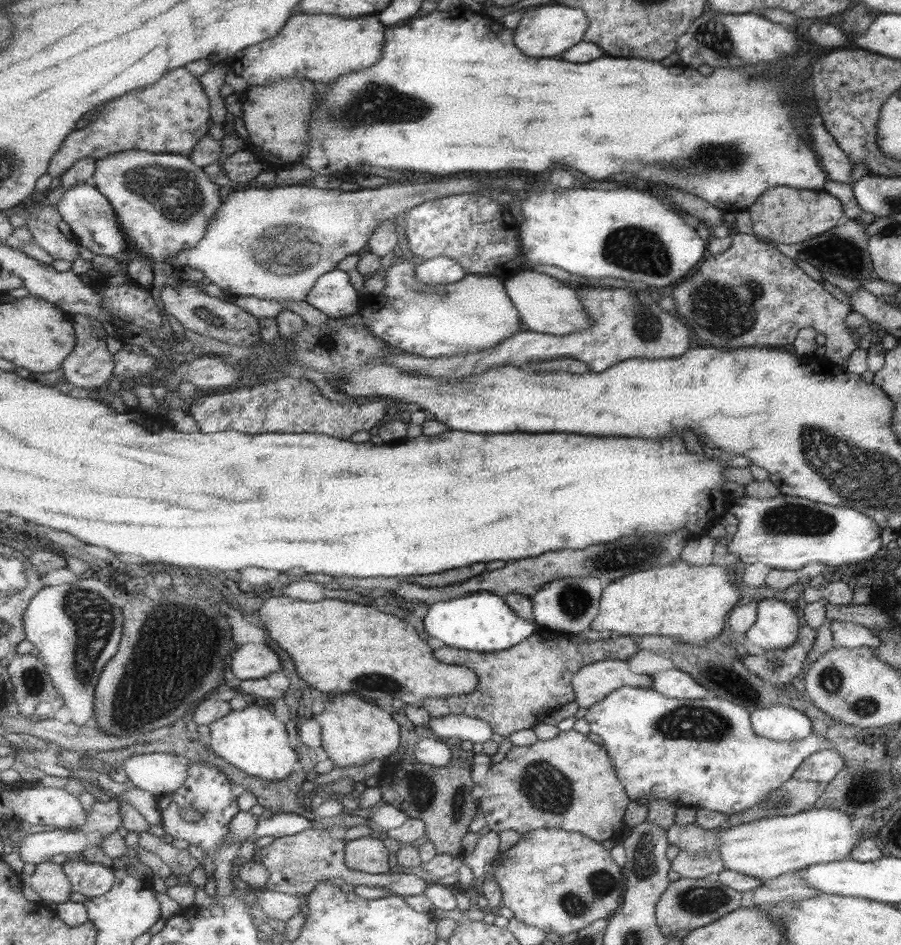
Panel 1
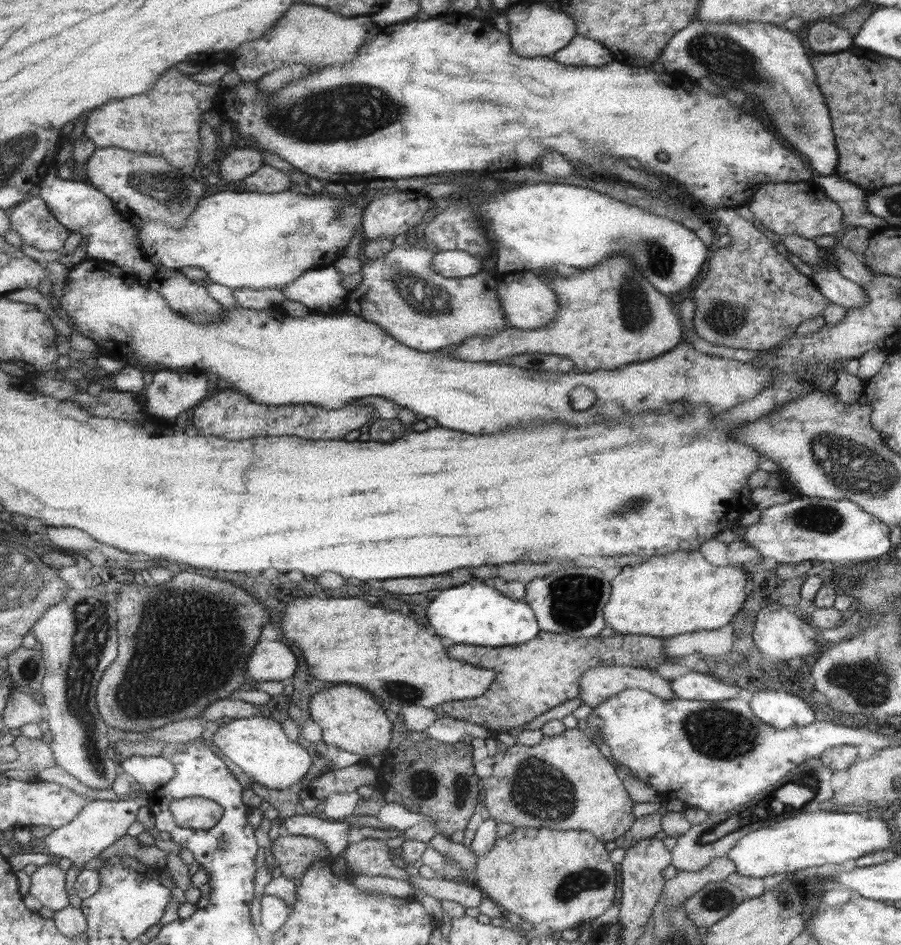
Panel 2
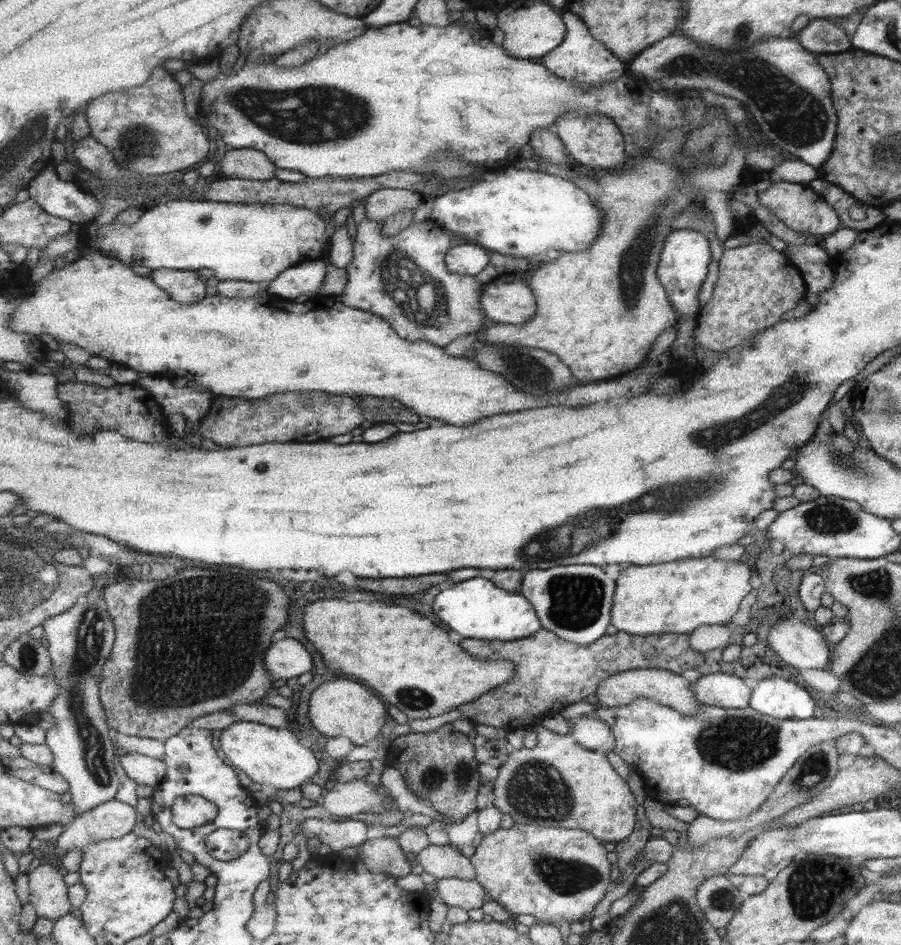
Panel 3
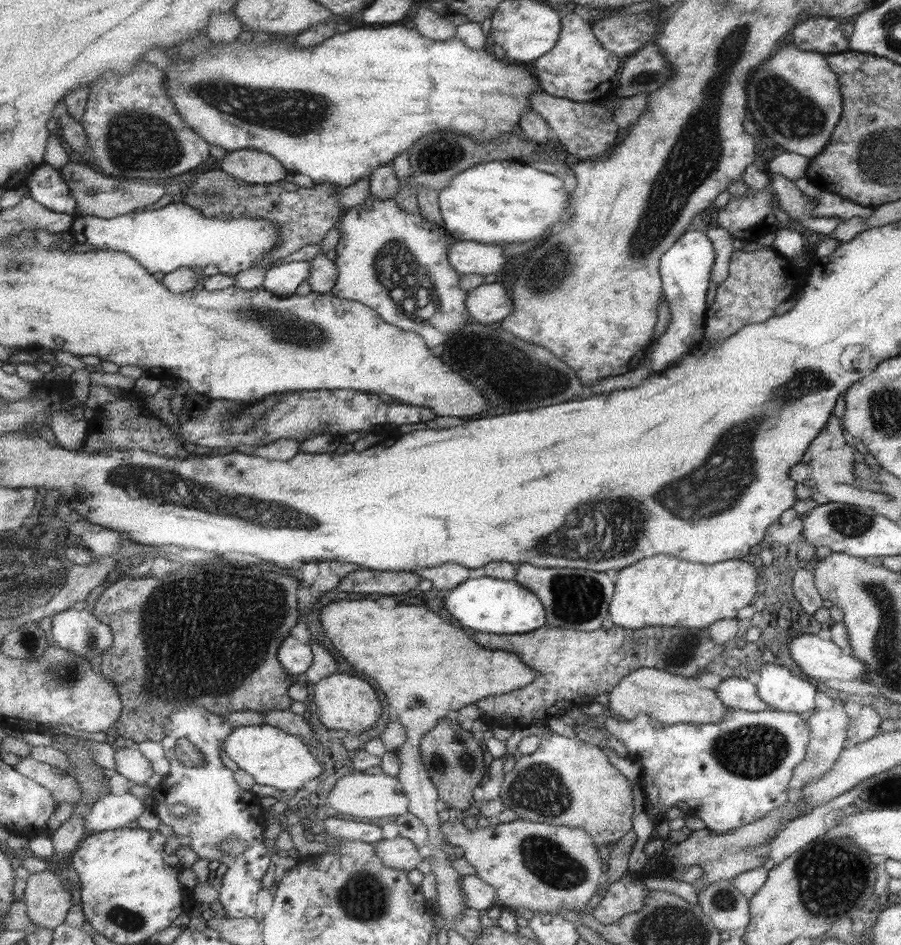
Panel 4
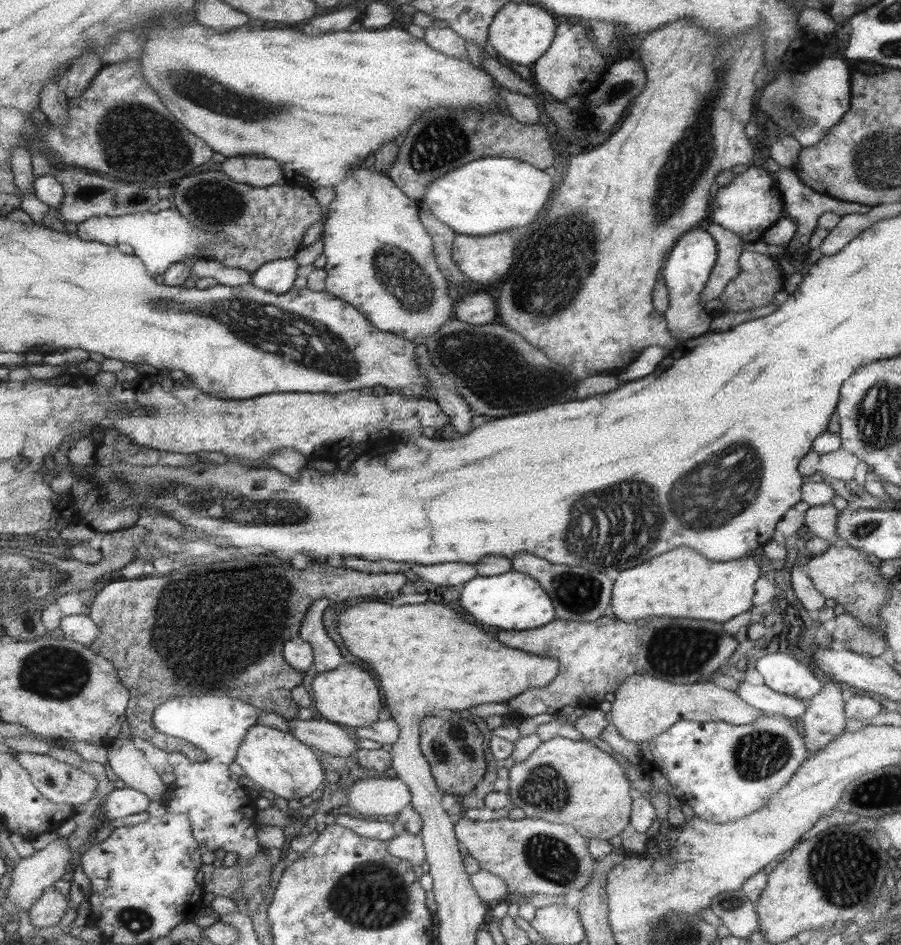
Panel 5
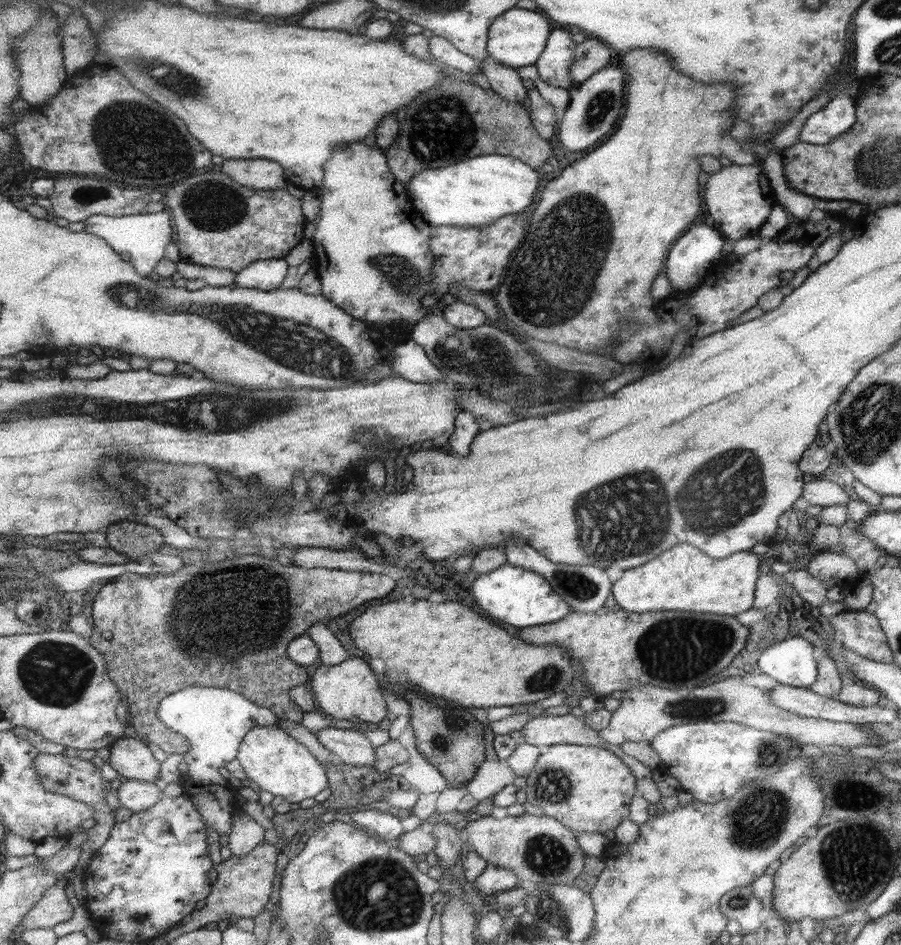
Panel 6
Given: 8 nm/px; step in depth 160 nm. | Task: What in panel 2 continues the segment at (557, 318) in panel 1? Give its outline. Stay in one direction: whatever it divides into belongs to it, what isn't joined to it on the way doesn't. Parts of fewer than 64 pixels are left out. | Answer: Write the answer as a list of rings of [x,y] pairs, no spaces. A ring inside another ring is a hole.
[[[531,272],[505,274],[497,283],[498,301],[506,314],[508,326],[521,330],[537,330],[554,321],[558,300],[548,282],[539,280]]]

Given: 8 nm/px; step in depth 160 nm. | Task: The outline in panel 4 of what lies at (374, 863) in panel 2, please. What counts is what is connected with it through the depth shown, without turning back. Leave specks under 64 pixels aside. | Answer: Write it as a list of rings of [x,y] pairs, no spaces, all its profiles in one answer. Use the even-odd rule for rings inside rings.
[[[400,834],[394,839],[383,839],[376,844],[376,853],[387,868],[397,870],[415,870],[423,860],[416,844]]]

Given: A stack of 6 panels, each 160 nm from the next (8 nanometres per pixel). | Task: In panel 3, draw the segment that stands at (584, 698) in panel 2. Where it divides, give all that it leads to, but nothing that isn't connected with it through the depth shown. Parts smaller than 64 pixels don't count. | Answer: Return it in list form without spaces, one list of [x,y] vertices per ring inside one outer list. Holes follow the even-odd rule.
[[[655,668],[633,669],[632,671],[612,674],[597,683],[594,694],[597,697],[596,708],[624,705],[642,696],[652,698],[659,704],[667,705],[682,715],[693,714],[700,705],[700,702],[694,699],[694,694],[690,691],[690,682],[688,680],[685,680],[677,673]]]

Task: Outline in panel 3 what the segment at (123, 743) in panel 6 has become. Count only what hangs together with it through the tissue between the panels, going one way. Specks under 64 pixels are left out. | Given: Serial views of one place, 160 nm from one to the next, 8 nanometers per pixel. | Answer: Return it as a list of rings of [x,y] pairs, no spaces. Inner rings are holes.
[[[121,752],[118,761],[129,777],[153,788],[160,785],[168,775],[168,766],[164,761],[144,754]]]

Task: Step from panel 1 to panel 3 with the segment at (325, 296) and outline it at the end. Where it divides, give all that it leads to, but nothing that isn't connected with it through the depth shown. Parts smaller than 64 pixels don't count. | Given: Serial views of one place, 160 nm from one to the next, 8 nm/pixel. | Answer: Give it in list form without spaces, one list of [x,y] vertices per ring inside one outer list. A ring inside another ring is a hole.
[[[309,260],[291,267],[277,280],[270,283],[268,292],[273,296],[295,301],[298,296],[304,294],[315,294],[315,298],[325,296],[320,294],[322,286],[327,278],[328,268],[323,260]]]

